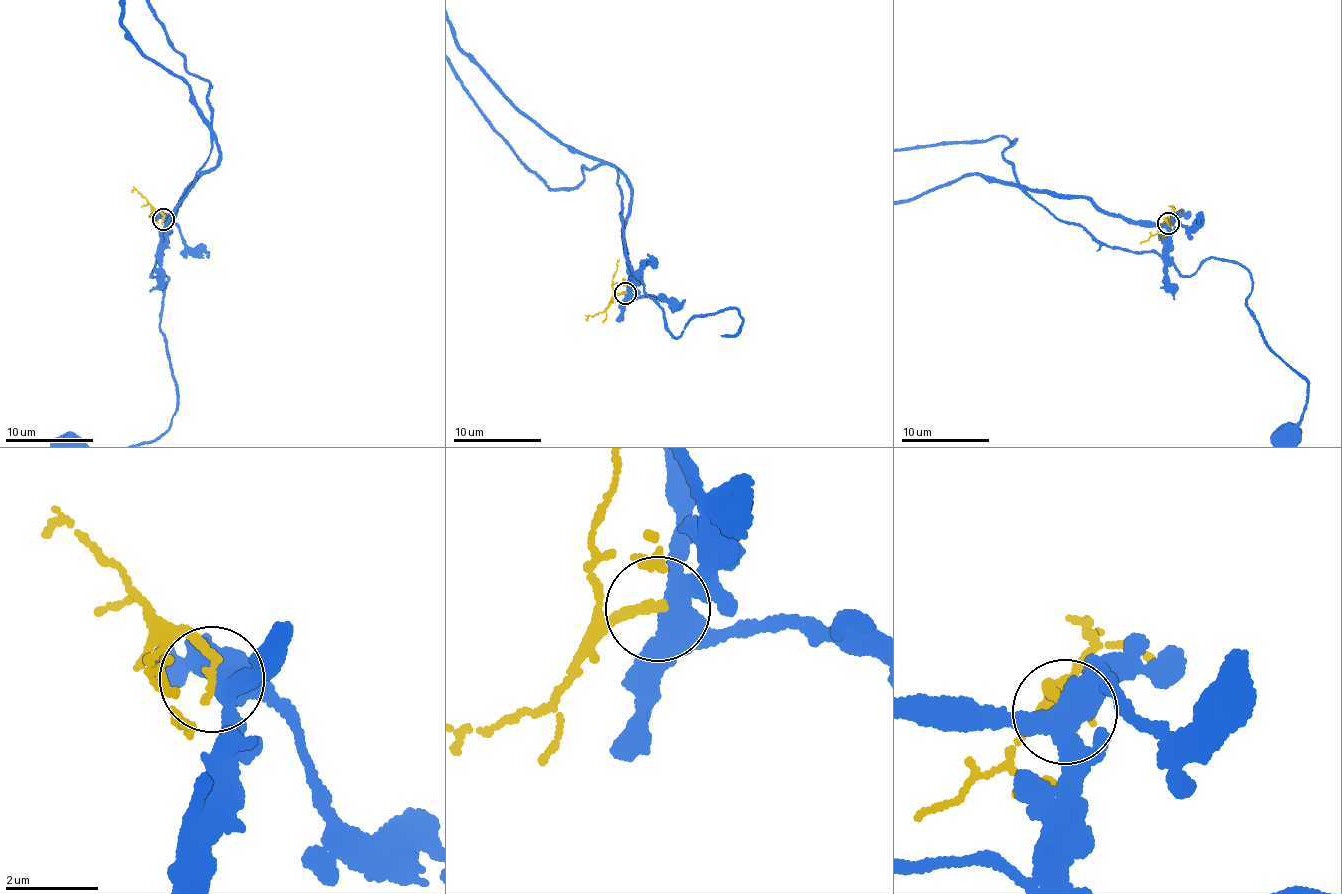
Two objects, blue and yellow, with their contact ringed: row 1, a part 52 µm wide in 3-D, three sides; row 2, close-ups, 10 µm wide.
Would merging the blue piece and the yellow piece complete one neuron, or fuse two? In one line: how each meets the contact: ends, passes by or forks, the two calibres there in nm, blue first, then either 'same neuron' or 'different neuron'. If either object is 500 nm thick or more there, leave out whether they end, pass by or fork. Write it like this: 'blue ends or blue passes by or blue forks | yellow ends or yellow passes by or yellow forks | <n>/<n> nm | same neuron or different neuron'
blue forks | yellow ends | 440/200 nm | different neuron

